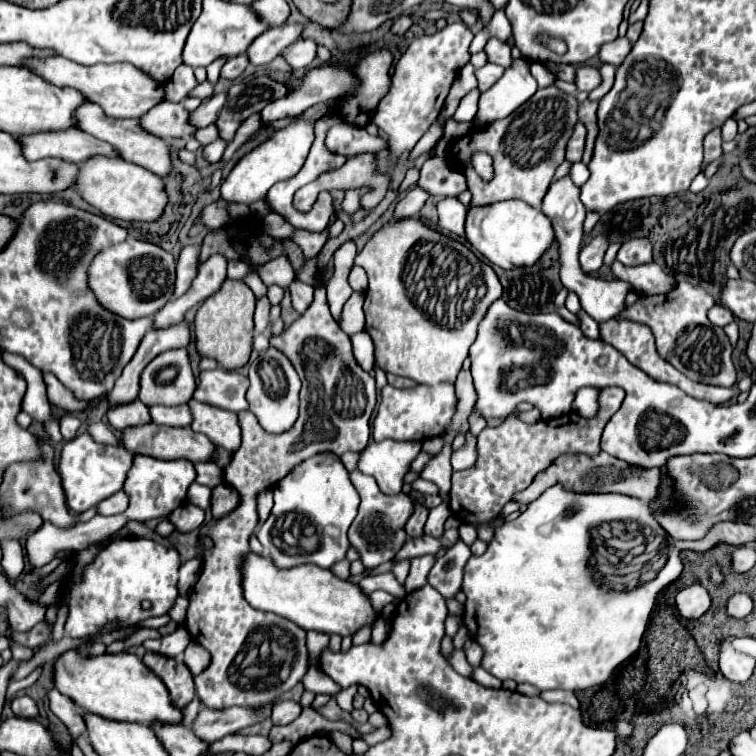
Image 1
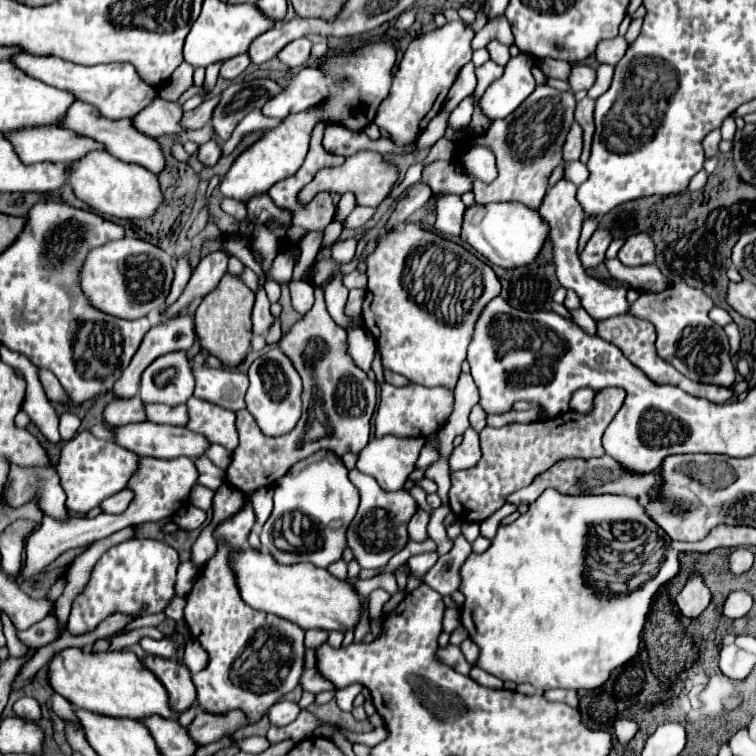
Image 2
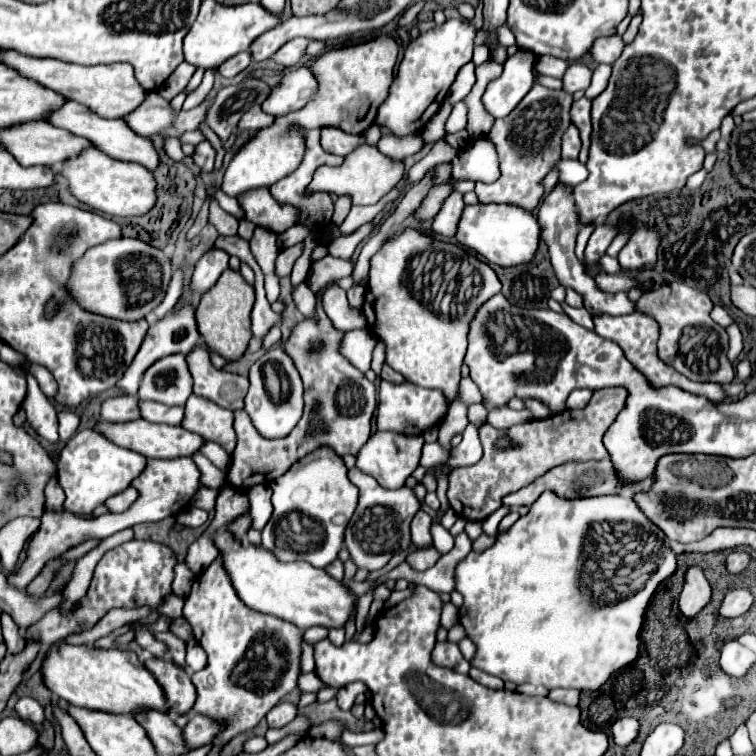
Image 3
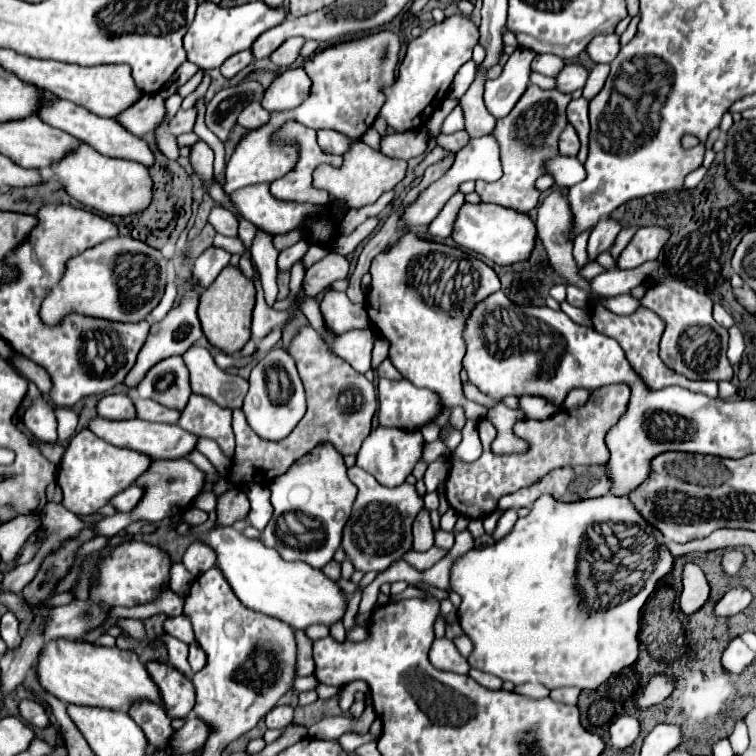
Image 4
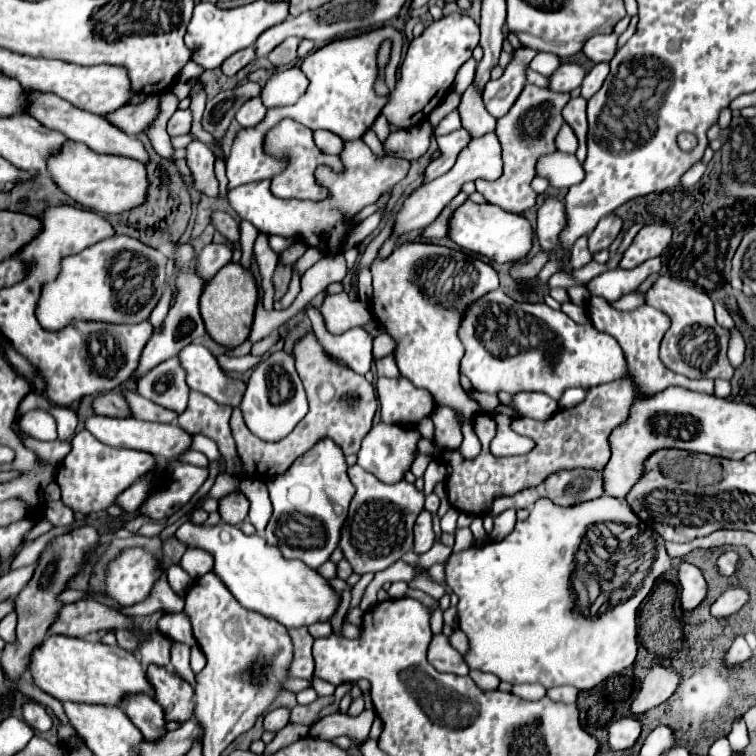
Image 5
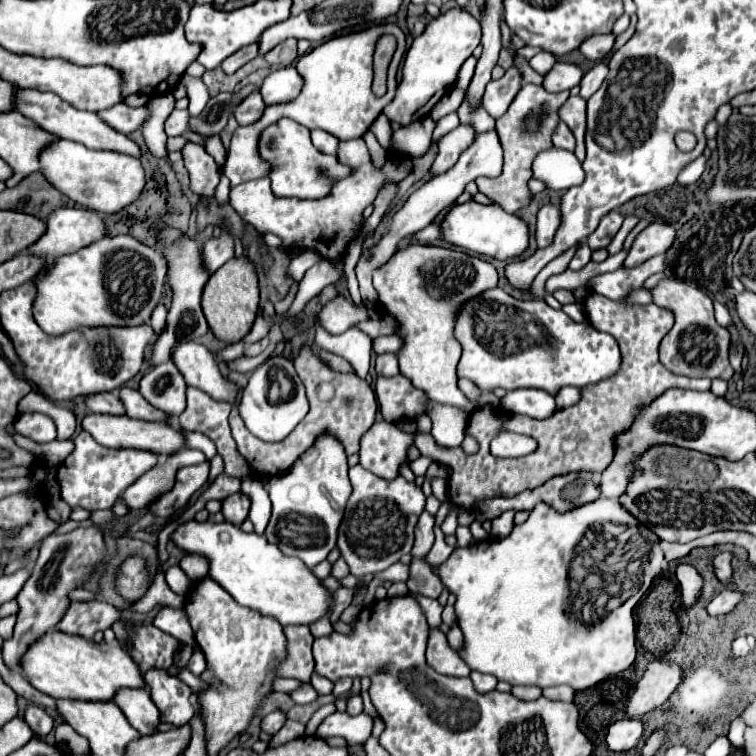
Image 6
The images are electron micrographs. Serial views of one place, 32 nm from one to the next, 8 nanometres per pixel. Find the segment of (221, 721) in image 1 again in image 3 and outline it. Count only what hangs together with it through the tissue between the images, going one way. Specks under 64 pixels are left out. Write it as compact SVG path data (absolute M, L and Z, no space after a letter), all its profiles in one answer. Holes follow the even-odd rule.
M196 712L190 714L188 724L182 728L184 732L184 740L188 740L188 748L200 748L210 744L210 740L222 730L222 726L206 716L200 716Z

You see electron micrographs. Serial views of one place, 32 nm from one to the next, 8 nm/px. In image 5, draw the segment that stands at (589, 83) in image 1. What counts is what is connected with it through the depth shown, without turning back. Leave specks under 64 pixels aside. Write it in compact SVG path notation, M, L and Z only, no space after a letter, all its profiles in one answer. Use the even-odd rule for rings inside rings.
M560 64L548 78L548 90L552 92L572 92L584 80L586 72L578 64Z

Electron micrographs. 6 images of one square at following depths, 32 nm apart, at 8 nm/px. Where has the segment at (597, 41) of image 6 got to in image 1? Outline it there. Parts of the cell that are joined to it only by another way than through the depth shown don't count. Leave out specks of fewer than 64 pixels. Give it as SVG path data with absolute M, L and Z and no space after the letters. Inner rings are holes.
M616 38L616 40L608 42L608 44L604 44L604 48L600 48L600 56L598 58L602 62L618 66L628 56L630 48L632 48L632 42L628 38Z

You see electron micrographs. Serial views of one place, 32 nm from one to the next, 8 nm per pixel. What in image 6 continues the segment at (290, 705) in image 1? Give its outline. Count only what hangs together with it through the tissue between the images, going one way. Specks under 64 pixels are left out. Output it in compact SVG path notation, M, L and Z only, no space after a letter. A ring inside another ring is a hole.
M270 712L268 716L262 718L260 728L262 728L262 732L266 732L266 734L272 736L272 734L276 734L282 728L284 720L286 720L286 714L284 712Z

